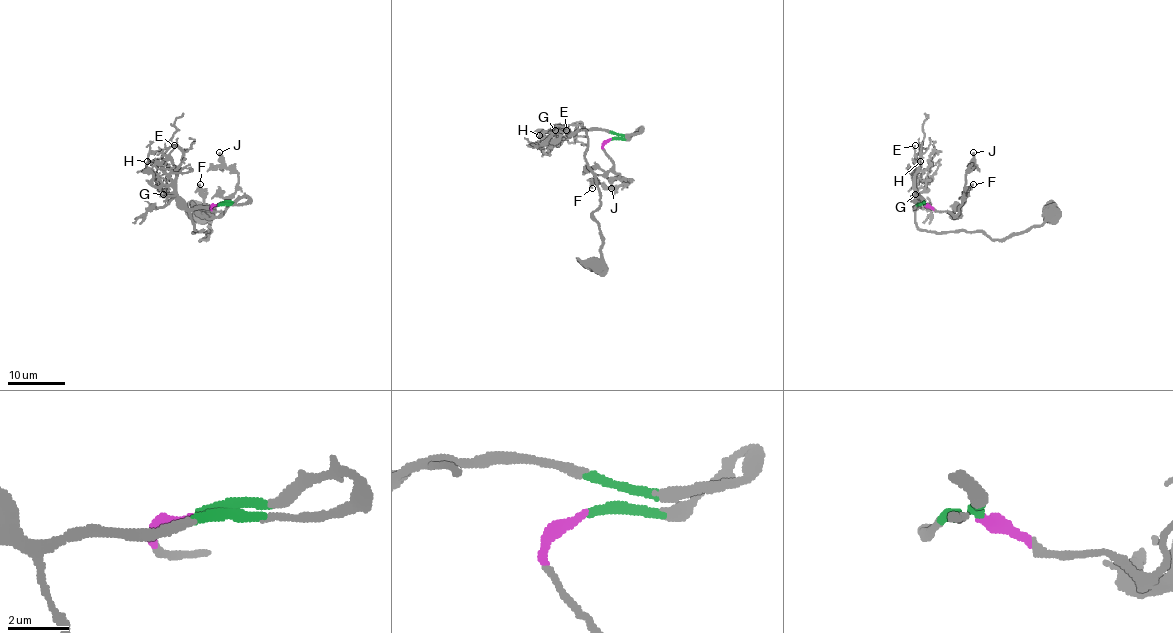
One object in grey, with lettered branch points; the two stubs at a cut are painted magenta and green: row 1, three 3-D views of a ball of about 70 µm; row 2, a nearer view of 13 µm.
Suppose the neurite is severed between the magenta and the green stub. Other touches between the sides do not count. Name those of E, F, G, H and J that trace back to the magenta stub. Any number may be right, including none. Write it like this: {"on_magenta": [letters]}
{"on_magenta": ["F", "J"]}

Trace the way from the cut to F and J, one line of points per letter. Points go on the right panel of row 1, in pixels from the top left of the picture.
F: (924, 204), (956, 217), (962, 210), (965, 192), (973, 184)
J: (924, 204), (953, 214), (959, 211), (965, 191), (965, 175), (972, 165), (973, 152)

